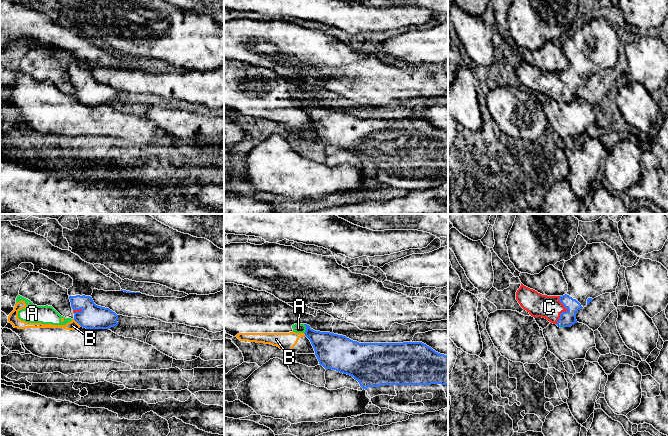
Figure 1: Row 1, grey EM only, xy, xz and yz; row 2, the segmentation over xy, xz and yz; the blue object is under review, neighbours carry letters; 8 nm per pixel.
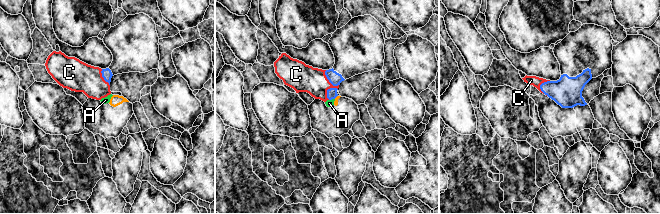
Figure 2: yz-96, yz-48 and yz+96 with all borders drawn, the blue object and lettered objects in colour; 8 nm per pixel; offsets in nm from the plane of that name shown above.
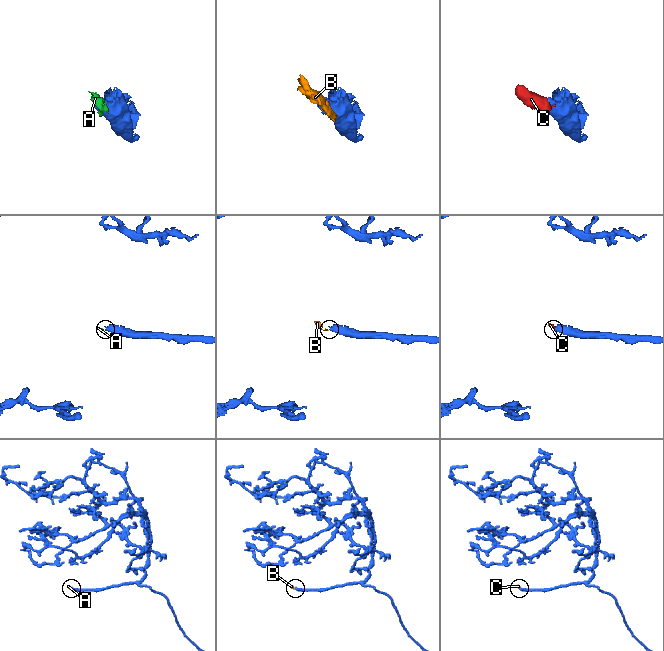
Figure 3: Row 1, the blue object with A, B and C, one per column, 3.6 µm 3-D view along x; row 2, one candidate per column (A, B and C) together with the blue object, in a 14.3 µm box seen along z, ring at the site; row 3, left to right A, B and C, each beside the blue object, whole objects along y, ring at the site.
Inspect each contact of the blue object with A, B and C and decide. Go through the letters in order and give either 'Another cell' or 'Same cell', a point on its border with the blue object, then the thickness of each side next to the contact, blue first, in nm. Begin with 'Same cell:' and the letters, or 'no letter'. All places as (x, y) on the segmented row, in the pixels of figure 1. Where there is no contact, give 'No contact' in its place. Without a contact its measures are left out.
Same cell: C
A: Another cell. Touches blue at xz (306, 329). Thickness 260 nm (blue) against 80 nm
B: Another cell. Touches blue at xy (77, 322). Thickness 200 nm (blue) against 80 nm
C: Same cell. Touches blue at yz (566, 311). Thickness 120 nm (blue) against 190 nm

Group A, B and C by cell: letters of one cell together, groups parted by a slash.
A B / C

